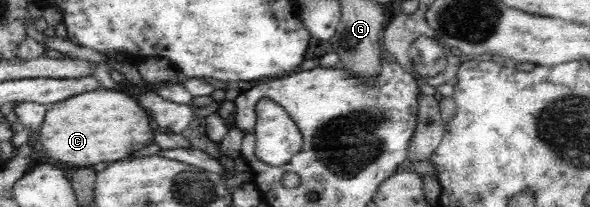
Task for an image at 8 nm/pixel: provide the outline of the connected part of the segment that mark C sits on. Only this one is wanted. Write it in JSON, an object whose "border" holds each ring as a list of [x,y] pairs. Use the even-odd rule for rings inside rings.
{"border":[[[97,89],[47,106],[40,129],[29,131],[28,144],[34,163],[58,160],[68,170],[93,167],[98,162],[112,163],[131,156],[153,140],[147,112],[121,91]]]}

